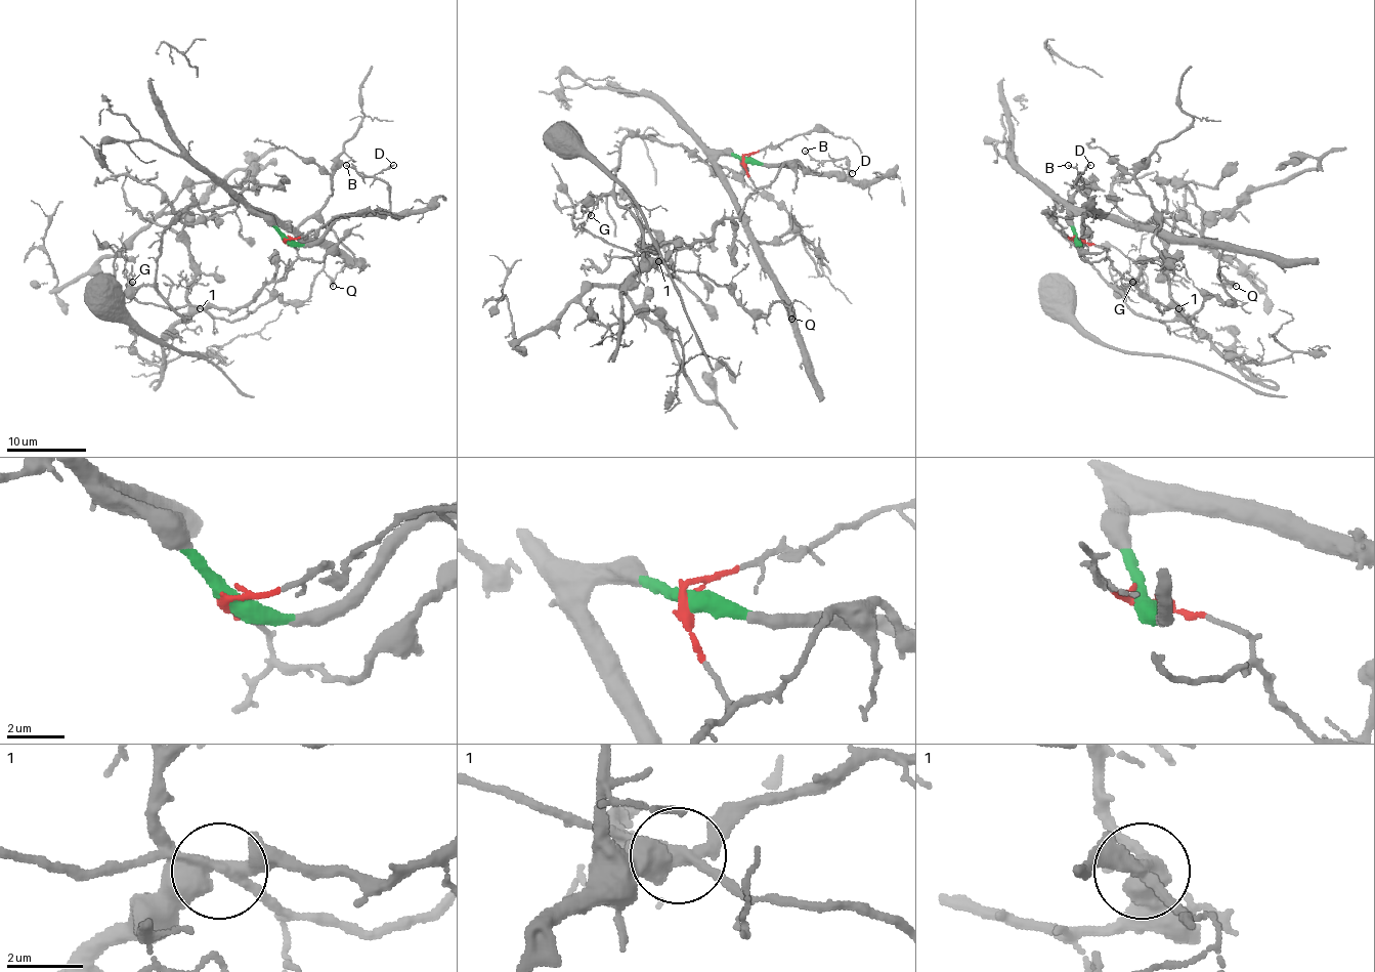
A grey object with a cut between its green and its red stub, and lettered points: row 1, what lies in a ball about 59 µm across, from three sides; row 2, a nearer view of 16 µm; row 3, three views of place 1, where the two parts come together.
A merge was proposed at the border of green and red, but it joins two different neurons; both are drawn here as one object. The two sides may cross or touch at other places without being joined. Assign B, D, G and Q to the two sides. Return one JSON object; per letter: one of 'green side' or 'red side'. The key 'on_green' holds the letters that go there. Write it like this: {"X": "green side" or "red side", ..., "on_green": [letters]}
{"B": "green side", "D": "green side", "G": "red side", "Q": "green side", "on_green": ["B", "D", "Q"]}

